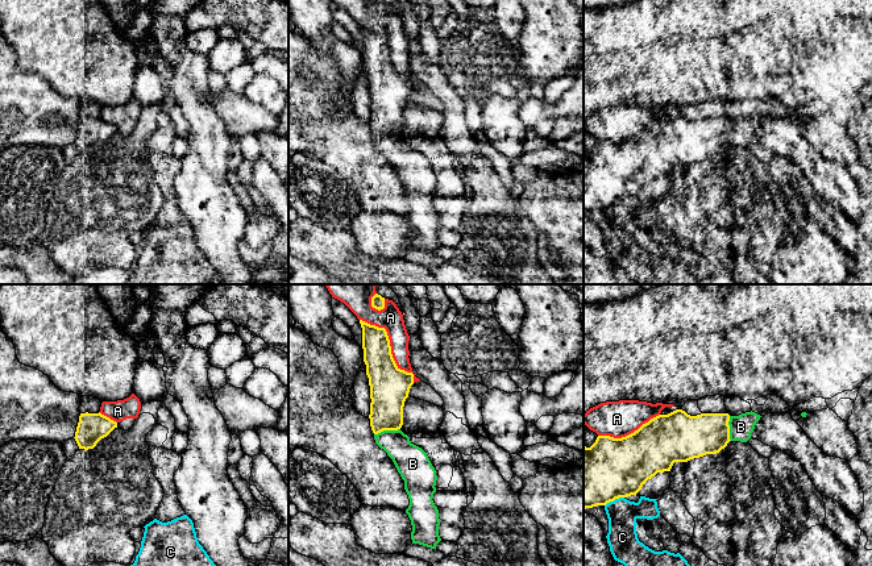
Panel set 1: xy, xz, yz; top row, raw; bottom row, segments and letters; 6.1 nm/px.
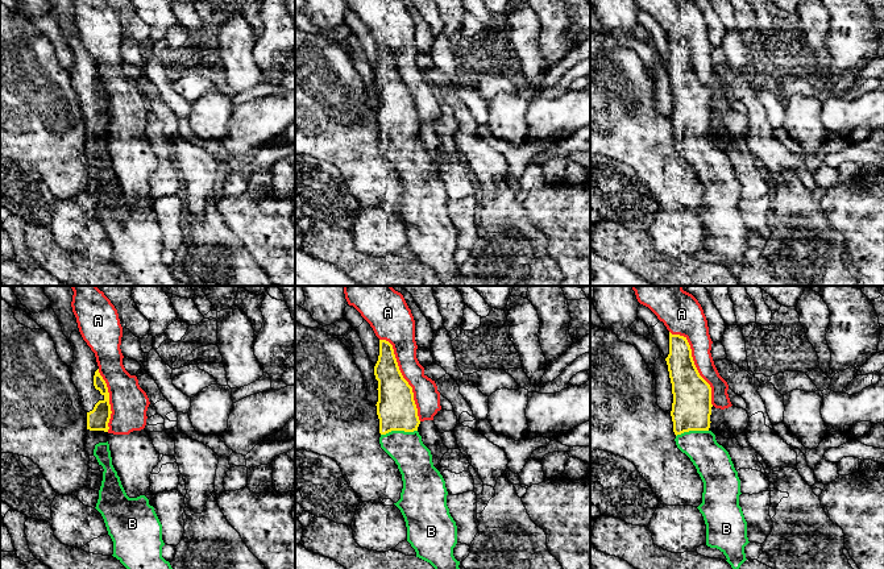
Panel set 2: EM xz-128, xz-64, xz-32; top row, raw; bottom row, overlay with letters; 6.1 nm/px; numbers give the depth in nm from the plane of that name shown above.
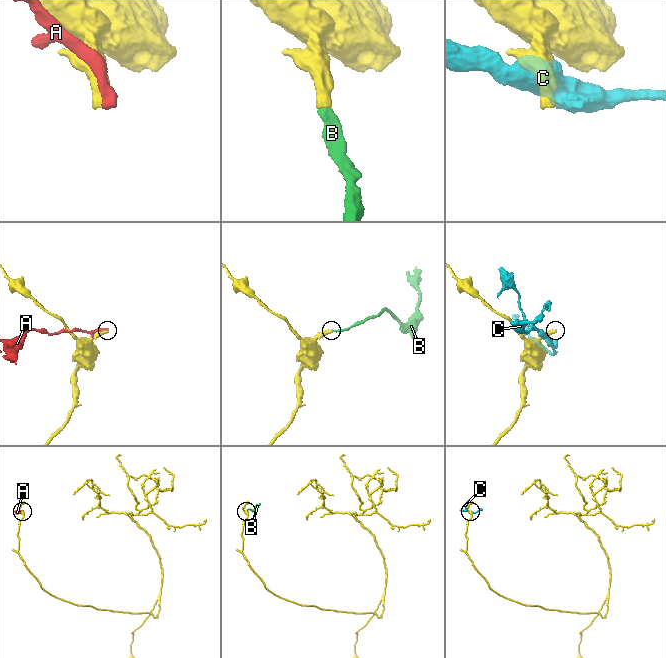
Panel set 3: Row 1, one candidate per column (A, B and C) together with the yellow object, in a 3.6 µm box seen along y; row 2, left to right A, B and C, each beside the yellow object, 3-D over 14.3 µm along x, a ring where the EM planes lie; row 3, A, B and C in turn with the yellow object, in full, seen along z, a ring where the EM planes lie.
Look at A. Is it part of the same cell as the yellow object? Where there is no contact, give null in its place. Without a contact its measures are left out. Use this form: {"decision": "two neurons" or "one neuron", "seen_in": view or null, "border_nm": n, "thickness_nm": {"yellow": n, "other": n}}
{"decision": "two neurons", "seen_in": "xz", "border_nm": 500, "thickness_nm": {"yellow": 240, "other": 150}}

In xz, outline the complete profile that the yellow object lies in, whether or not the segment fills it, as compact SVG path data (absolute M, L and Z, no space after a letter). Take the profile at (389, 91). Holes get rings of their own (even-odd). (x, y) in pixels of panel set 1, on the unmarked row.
M362 25L360 29L371 104L369 124L375 149L393 165L404 186L410 204L406 219L412 230L412 249L436 254L441 246L439 215L432 205L436 197L436 175L427 158L400 136L403 112L414 90L414 79L396 71L385 33Z

